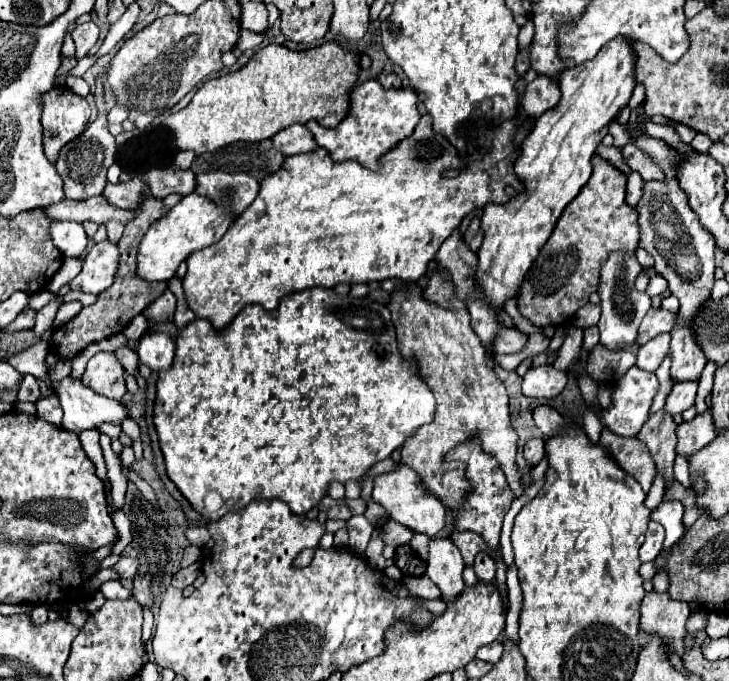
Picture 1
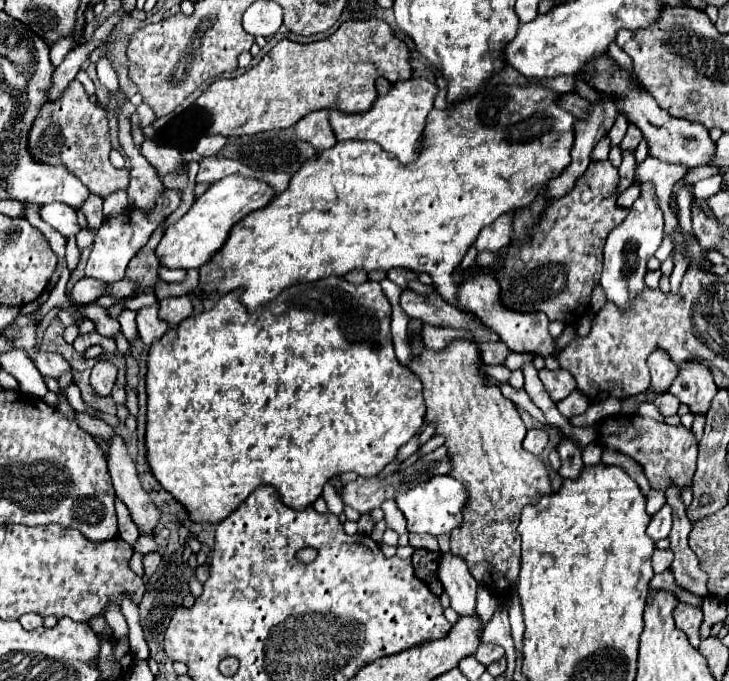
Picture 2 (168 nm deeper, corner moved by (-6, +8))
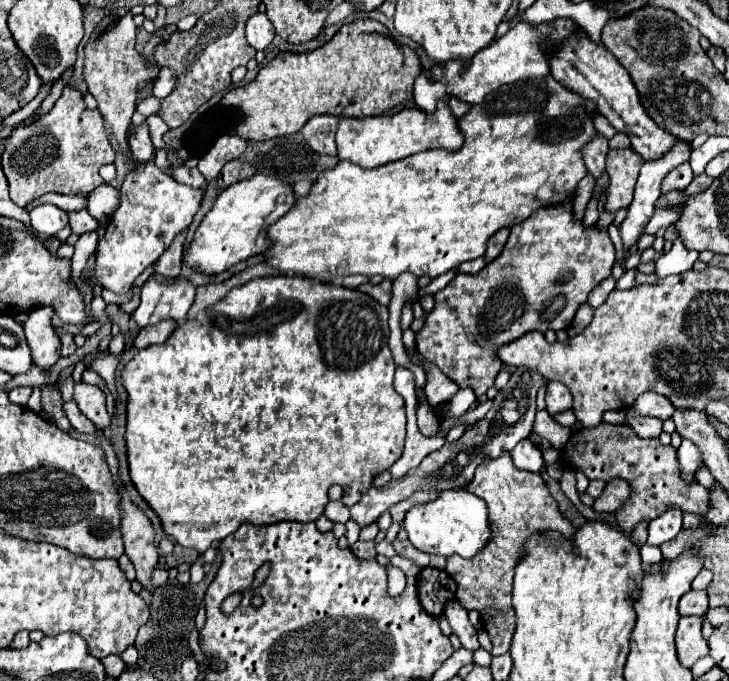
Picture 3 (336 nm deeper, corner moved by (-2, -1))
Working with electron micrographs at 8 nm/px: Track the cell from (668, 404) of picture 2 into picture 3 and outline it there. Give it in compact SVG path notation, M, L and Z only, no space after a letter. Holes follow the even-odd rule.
M630 410L626 412L626 424L632 426L632 430L640 438L658 438L662 432L662 420L648 418L648 416L634 416L630 414Z

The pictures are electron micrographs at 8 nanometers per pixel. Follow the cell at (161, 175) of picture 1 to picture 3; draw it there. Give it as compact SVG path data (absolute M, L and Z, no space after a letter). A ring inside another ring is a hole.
M142 124L142 126L138 126L138 128L130 128L128 144L130 144L132 156L134 156L140 164L148 164L148 162L154 160L156 148L152 146L152 140L150 140L150 136L148 136L146 124Z

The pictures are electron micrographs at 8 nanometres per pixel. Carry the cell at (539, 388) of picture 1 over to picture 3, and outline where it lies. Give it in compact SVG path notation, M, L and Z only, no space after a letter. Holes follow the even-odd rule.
M550 382L548 390L546 390L546 410L554 416L562 410L572 408L572 394L566 386L562 386L560 382Z

